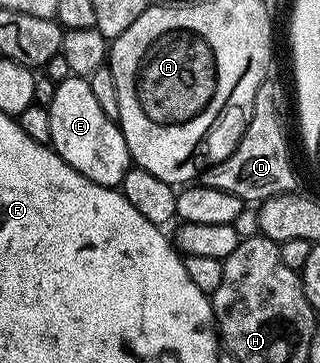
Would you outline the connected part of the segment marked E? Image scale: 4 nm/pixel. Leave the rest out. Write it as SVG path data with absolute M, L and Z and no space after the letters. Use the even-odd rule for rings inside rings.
M70 76L56 82L54 99L47 105L50 115L50 148L74 171L86 175L99 185L119 186L130 168L126 139L119 124L102 111L94 91L90 91L87 76Z

